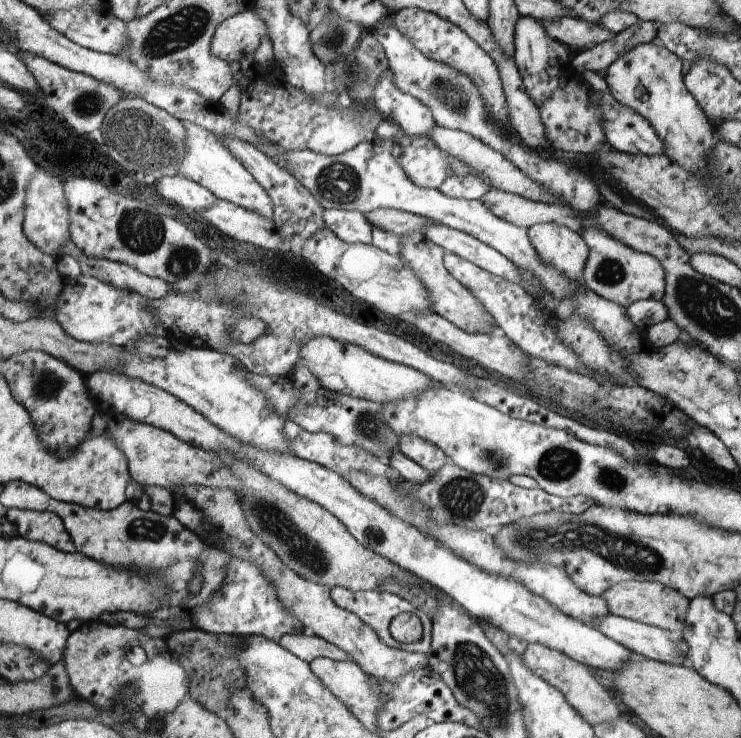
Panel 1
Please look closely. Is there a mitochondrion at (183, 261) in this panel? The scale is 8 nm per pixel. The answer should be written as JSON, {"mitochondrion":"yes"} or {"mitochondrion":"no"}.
{"mitochondrion":"yes"}

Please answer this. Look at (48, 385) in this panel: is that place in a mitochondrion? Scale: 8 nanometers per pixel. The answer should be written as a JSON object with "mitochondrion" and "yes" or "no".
{"mitochondrion":"yes"}

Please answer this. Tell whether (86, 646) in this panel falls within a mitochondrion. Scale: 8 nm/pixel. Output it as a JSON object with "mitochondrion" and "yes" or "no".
{"mitochondrion":"no"}

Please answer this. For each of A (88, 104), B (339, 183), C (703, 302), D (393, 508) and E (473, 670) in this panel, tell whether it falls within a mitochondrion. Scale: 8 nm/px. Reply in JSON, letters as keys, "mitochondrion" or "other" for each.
{"A":"mitochondrion","B":"mitochondrion","C":"mitochondrion","D":"other","E":"mitochondrion"}

